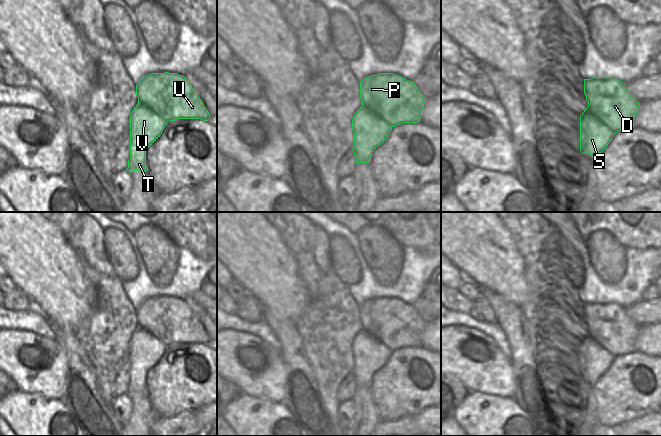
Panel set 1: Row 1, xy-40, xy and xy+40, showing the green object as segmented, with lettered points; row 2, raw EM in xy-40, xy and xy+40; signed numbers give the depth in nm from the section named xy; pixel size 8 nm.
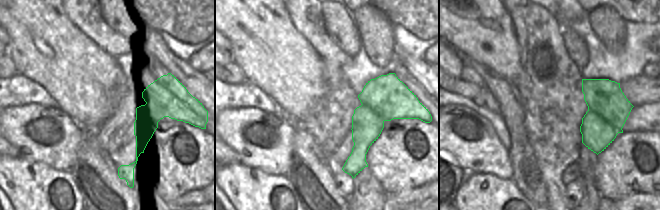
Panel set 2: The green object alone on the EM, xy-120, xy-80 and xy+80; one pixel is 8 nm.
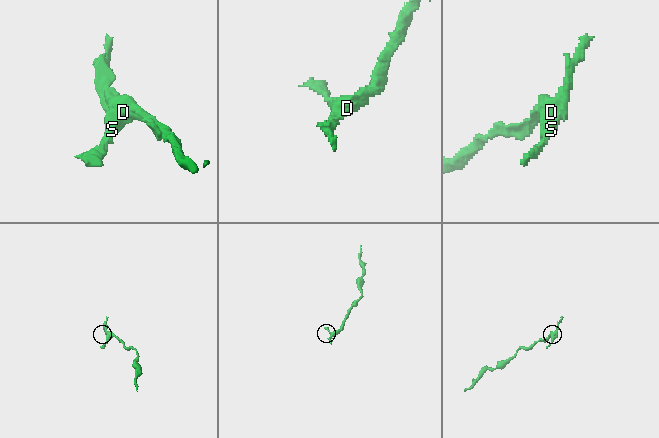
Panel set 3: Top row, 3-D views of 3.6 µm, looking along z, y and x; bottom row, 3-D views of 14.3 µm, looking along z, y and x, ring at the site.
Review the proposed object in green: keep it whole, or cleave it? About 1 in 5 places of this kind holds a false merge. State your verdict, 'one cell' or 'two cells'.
two cells

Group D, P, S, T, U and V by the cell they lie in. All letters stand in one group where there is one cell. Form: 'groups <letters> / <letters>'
groups D P U / S T V

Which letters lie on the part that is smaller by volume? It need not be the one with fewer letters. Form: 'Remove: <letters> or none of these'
Remove: S, T, V

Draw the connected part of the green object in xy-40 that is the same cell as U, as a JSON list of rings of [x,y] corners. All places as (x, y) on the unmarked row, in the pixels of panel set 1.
[[[151,297],[136,309],[138,327],[149,331],[166,347],[177,343],[201,343],[208,345],[210,338],[187,302],[177,297]]]

